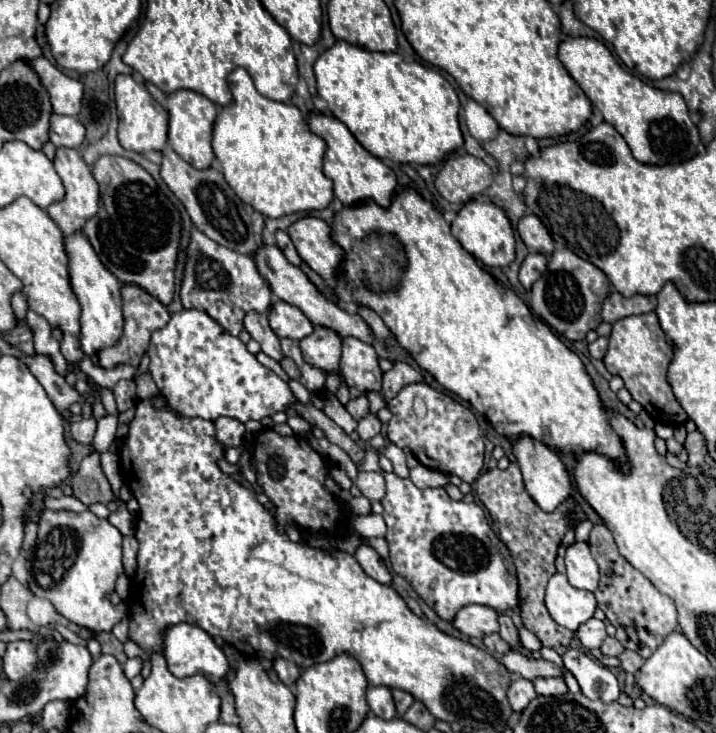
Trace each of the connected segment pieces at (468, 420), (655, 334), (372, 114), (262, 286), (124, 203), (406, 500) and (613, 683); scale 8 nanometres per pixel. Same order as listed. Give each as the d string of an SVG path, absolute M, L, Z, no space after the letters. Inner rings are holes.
M424 382L402 388L396 398L386 402L386 408L392 412L388 424L390 442L400 448L410 448L416 460L426 468L448 476L456 474L470 484L478 478L484 464L484 442L478 420L470 408L442 392L436 392ZM418 406L424 406L426 412L418 412Z
M648 312L640 316L622 318L612 326L612 336L610 336L608 354L604 356L604 366L610 374L622 376L626 390L632 394L636 402L642 404L642 408L656 422L680 426L688 420L688 414L674 398L668 376L666 376L672 356L674 356L672 346L666 342L666 336L658 324L658 316L654 312Z
M338 40L328 48L314 64L318 94L328 102L332 114L348 126L354 138L374 156L382 160L394 160L402 164L426 164L436 166L446 160L448 154L464 146L464 138L458 124L460 102L452 84L436 70L418 62L404 62L398 52L368 52L360 46Z
M192 230L188 246L188 262L182 282L182 304L184 308L198 308L214 318L226 332L238 336L244 328L244 316L248 312L268 314L272 308L270 284L260 276L252 256L240 256L230 248L224 248L204 236L200 230Z
M102 156L92 166L92 174L100 184L100 210L96 218L88 220L82 232L100 262L118 278L120 284L134 284L164 306L170 306L176 290L174 268L182 232L180 210L158 188L154 178L128 158Z
M382 472L382 474L384 474L384 478L386 478L386 488L388 488L388 490L386 490L386 496L384 496L384 500L382 500L382 508L384 508L382 516L384 516L386 524L388 524L386 540L388 540L388 548L390 548L392 570L394 570L398 576L402 576L402 578L412 586L412 590L414 590L444 622L452 622L454 616L456 616L456 612L458 612L462 606L468 606L468 604L482 604L482 606L490 606L490 608L502 610L502 612L506 612L506 610L518 610L518 608L522 606L522 596L520 596L520 590L518 590L516 572L512 570L512 564L510 564L508 558L504 556L504 552L508 552L508 548L502 544L500 536L490 528L490 524L488 524L488 520L486 520L486 516L484 516L484 510L482 510L476 502L466 504L466 502L462 502L462 500L452 500L452 498L446 494L444 488L416 488L410 480L402 480L402 478L398 478L396 474L388 474L388 472Z
M568 648L566 652L562 652L562 662L564 668L576 676L584 696L592 700L602 700L606 704L618 700L620 696L618 680L606 666L588 658L578 648Z

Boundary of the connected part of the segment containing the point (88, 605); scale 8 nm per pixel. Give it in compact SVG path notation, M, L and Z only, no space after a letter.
M44 510L38 522L38 540L36 540L36 548L32 552L32 582L30 582L30 590L34 592L34 596L46 598L54 604L54 608L68 618L70 622L90 628L90 630L104 630L110 632L112 626L116 622L120 622L126 614L126 604L118 604L114 606L110 602L110 592L114 592L116 586L116 578L120 574L124 574L124 566L122 566L122 534L116 526L112 526L108 520L94 516L90 510L86 512L52 512L52 510Z

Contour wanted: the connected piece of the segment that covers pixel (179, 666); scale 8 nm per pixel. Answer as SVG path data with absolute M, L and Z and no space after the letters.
M176 624L164 632L164 658L168 662L170 672L178 678L200 674L208 680L220 680L226 678L230 670L230 662L222 648L218 648L214 640L200 626L194 624Z

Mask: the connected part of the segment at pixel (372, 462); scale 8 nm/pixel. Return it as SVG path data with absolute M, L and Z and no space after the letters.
M364 448L364 462L356 462L358 470L374 470L374 472L382 472L378 466L378 450L374 448Z

